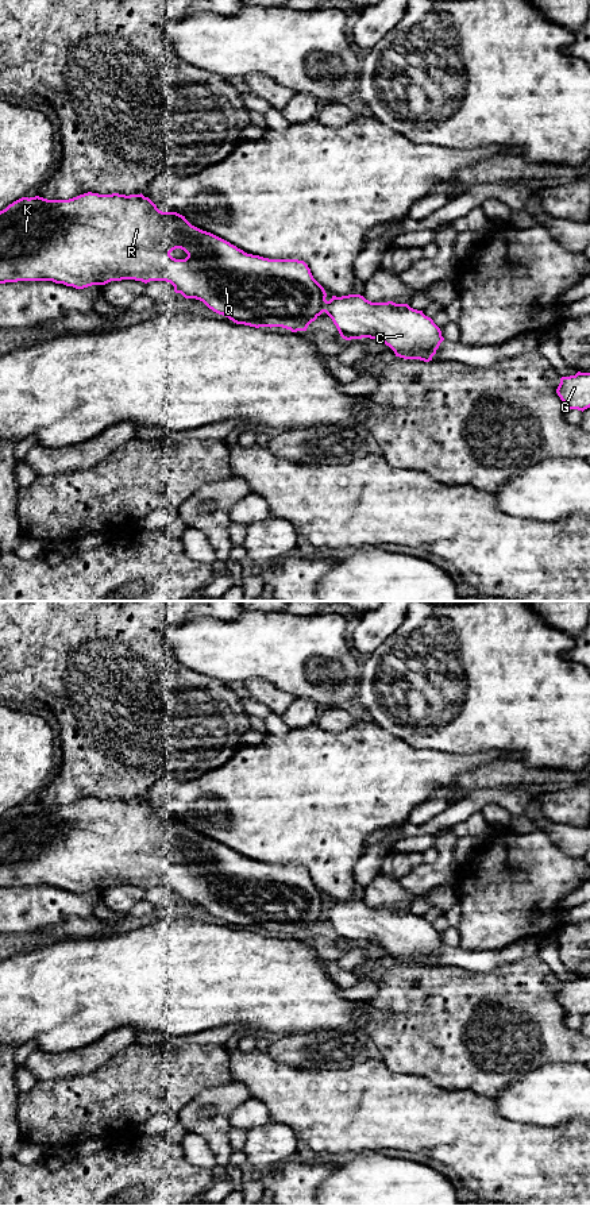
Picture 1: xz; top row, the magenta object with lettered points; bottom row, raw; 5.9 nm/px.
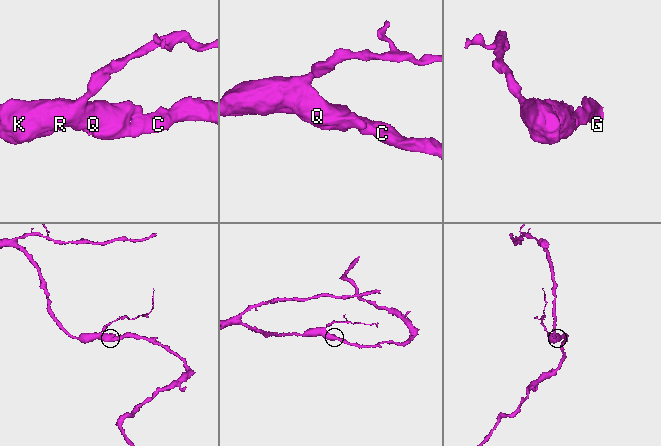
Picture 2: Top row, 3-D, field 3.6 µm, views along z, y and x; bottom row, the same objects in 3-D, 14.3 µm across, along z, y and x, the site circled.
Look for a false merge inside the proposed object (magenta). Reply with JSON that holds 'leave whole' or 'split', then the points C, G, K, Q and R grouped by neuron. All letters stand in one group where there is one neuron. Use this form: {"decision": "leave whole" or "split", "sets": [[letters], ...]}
{"decision": "leave whole", "sets": [["C", "G", "K", "Q", "R"]]}

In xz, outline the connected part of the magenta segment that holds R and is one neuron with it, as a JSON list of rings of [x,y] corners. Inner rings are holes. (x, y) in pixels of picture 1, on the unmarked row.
[[[84,798],[69,805],[47,805],[39,801],[22,802],[0,816],[0,889],[18,886],[53,886],[76,894],[105,890],[111,886],[135,885],[144,889],[166,886],[185,903],[203,906],[213,917],[236,929],[250,932],[282,932],[292,937],[306,936],[308,930],[325,917],[346,945],[370,943],[389,951],[396,962],[432,966],[444,945],[433,925],[408,909],[371,908],[360,899],[325,905],[324,893],[313,883],[311,874],[298,864],[269,864],[247,859],[230,847],[192,831],[177,817],[162,817],[140,799]],[[184,855],[188,862],[176,864],[170,858]]]

